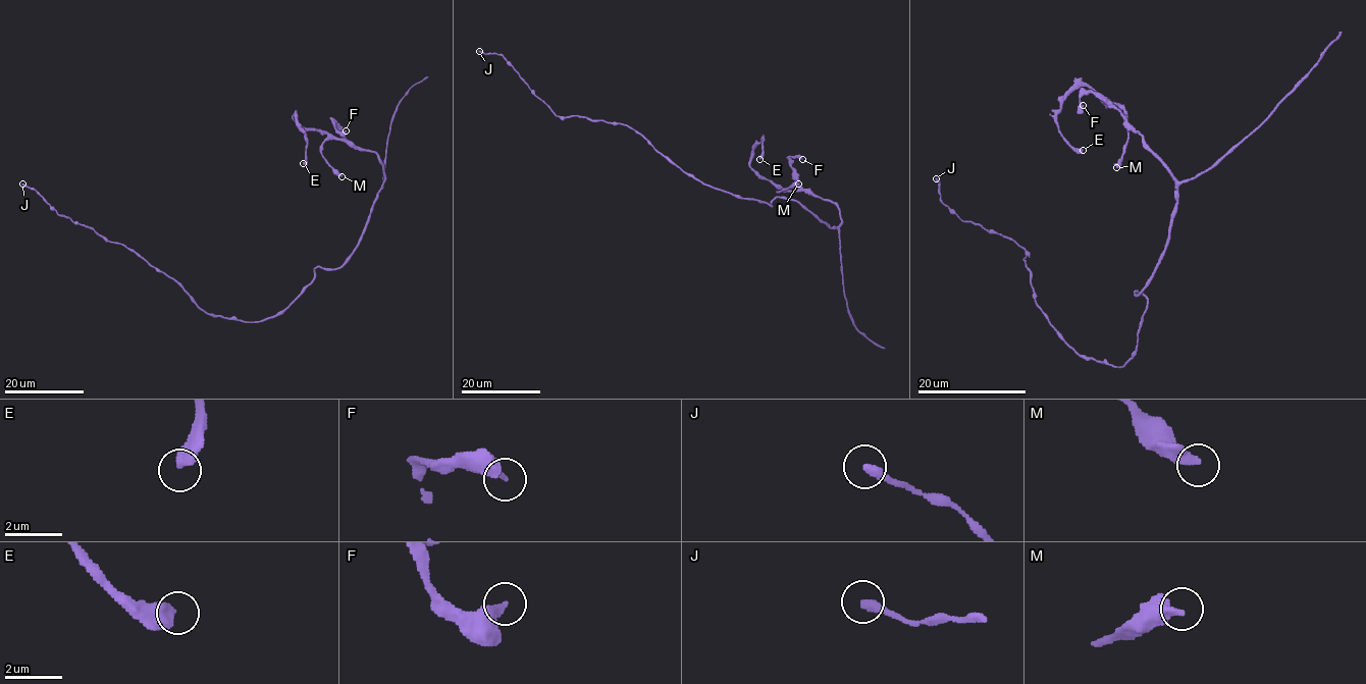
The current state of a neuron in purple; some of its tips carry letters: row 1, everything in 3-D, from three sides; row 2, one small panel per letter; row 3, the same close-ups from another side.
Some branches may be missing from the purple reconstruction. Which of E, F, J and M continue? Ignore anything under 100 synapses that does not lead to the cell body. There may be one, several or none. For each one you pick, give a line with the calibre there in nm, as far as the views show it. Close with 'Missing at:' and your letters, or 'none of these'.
Missing at: none of these

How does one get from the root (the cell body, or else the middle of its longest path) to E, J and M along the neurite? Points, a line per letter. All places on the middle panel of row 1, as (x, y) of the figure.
E: (758, 200), (791, 199), (828, 226), (841, 223), (833, 202), (786, 191), (749, 166), (763, 139), (759, 159)
J: (758, 200), (735, 197), (703, 185), (624, 124), (577, 115), (559, 117), (502, 55), (479, 51)
M: (758, 200), (794, 200), (836, 228), (833, 202), (778, 192), (798, 183)

